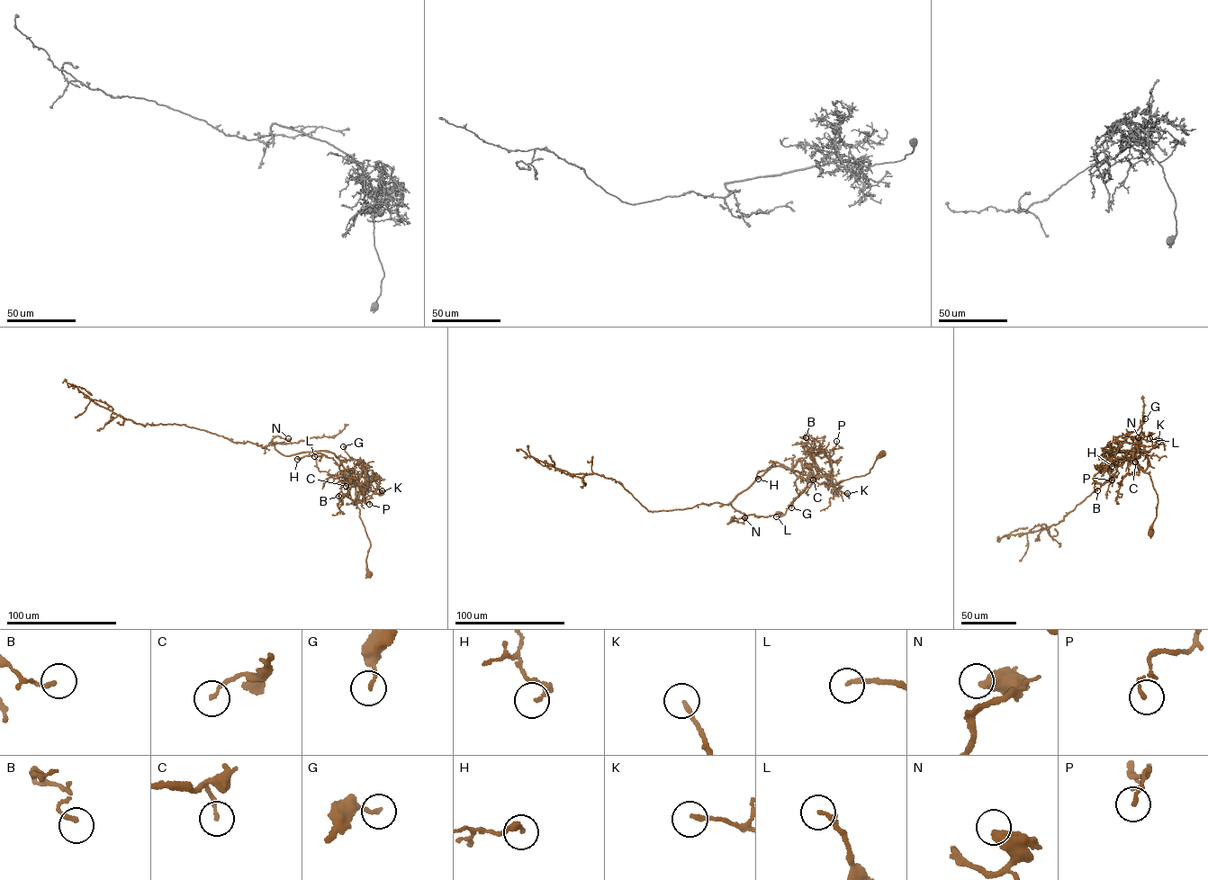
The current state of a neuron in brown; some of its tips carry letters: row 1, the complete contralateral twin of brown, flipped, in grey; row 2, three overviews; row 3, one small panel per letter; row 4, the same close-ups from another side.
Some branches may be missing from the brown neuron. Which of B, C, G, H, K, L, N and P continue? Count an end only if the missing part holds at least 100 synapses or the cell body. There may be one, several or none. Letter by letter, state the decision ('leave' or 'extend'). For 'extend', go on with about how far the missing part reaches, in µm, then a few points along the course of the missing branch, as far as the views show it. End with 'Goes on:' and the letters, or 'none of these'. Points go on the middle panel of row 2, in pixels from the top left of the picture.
B: leave
C: leave
G: leave
H: leave
K: leave
L: leave
N: leave
P: leave
Goes on: none of these

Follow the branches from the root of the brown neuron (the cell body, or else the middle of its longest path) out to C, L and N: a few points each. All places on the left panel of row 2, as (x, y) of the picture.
C: (370, 574), (365, 561), (370, 543), (355, 503), (356, 482), (351, 478), (340, 477), (348, 480), (346, 486)
L: (370, 574), (365, 561), (370, 543), (355, 503), (356, 482), (347, 475), (331, 475), (319, 471), (314, 456)
N: (370, 574), (349, 472), (331, 453), (285, 456), (270, 444), (288, 438)

